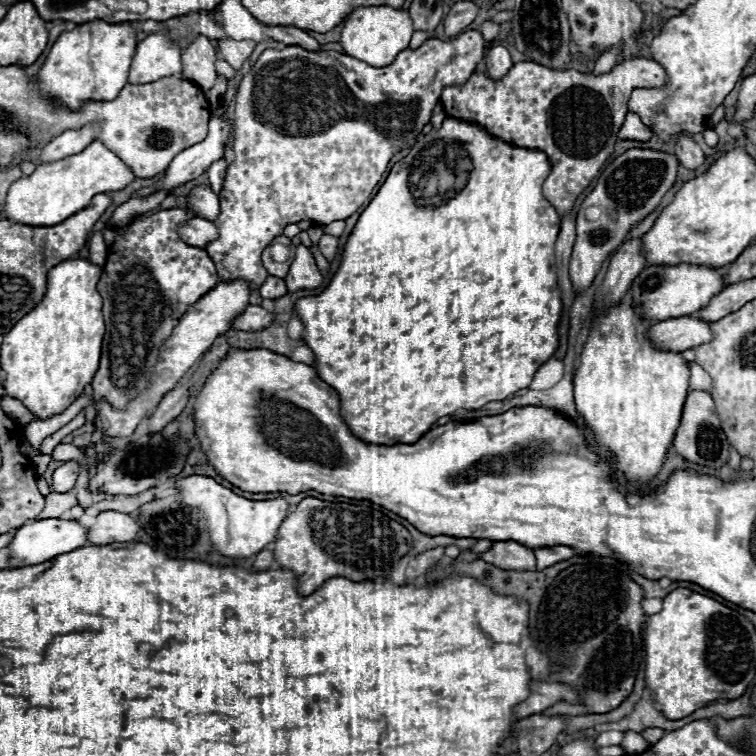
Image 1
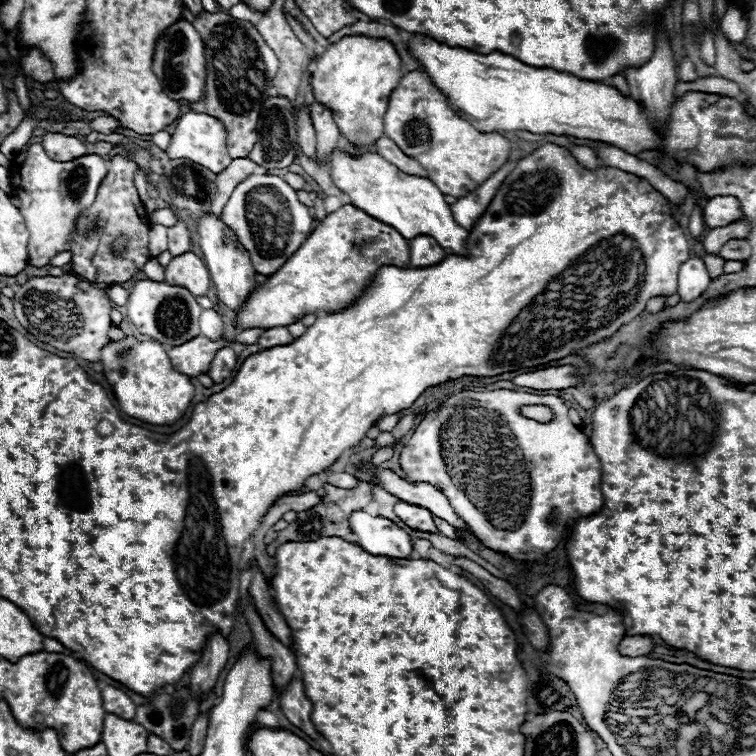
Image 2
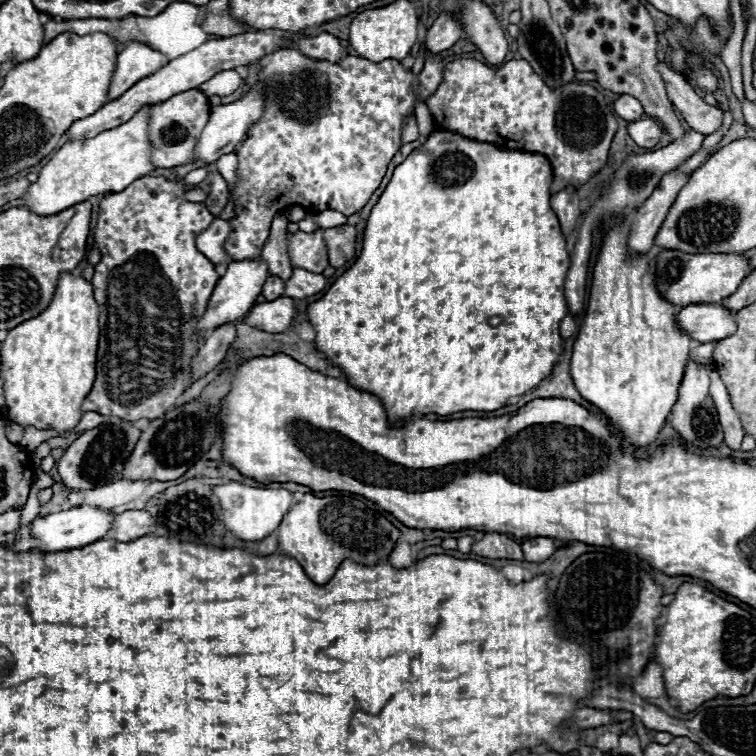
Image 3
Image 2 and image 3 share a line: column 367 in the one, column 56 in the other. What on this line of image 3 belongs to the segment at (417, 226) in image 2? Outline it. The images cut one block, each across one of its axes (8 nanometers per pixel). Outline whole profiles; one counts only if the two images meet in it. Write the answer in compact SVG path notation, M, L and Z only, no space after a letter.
M144 104L128 122L104 130L94 138L70 140L66 142L52 160L40 170L38 180L30 184L28 194L24 196L26 206L40 214L56 214L72 204L84 202L90 196L104 192L122 192L140 176L146 176L154 170L150 162L150 138L148 138L148 110L152 104Z

